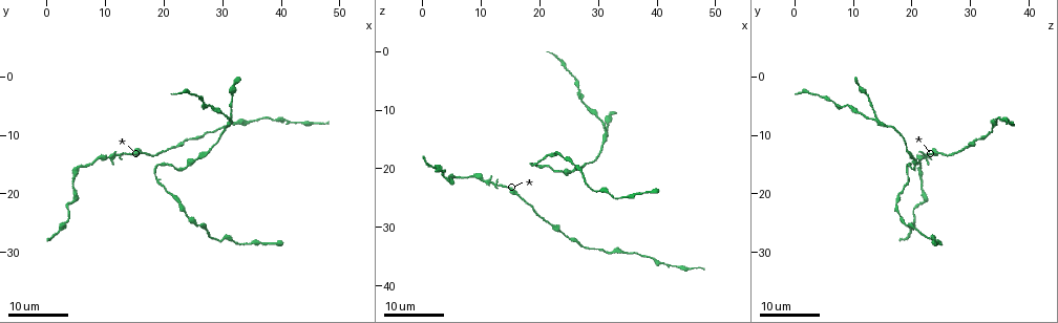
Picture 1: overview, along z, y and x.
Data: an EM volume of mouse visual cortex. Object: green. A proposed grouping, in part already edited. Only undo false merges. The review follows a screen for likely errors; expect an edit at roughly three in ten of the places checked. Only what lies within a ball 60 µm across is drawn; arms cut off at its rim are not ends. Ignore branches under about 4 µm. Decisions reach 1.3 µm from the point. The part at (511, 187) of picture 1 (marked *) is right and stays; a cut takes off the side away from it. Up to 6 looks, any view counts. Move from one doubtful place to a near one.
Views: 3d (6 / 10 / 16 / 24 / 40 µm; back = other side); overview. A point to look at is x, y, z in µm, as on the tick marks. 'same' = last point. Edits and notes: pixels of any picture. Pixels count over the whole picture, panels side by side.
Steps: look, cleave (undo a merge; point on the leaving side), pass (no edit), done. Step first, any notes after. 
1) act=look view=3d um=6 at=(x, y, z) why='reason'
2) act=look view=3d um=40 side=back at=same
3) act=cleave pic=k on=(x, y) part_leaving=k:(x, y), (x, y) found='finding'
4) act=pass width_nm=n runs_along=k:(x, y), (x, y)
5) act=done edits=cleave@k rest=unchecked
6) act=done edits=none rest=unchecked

act=look view=3d um=24 at=(12.5, 13.5, 23.0) why='four-way junction'

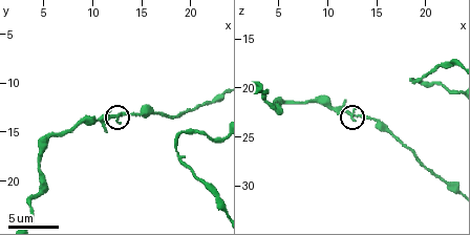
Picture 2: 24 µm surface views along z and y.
act=look view=3d um=6 at=(12.6, 13.6, 22.6)

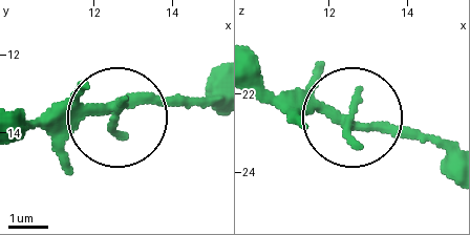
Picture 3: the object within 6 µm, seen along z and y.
act=pass arms=4 found='continuous, no second cell'

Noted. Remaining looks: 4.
act=look view=3d um=24 at=(31.5, 6.5, 13.5) why='three arms meet'

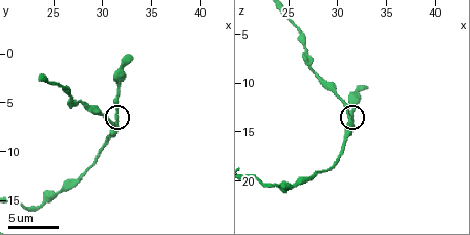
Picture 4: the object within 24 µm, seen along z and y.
act=look view=3d um=10 at=same

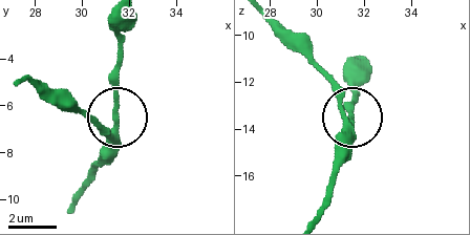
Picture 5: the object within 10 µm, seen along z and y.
act=pass side_arm_um=9 arms=3 found='continuous, no second cell'

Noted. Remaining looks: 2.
act=look view=3d um=10 at=(23.0, 15.8, 20.4) why='calibre changes'

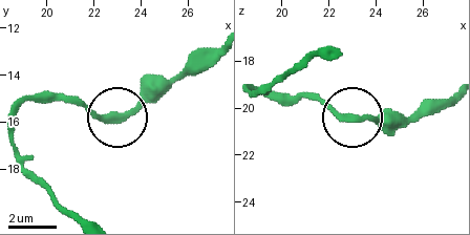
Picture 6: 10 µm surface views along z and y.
act=look view=3d um=6 at=(23.1, 15.8, 20.5) why='zoom in'

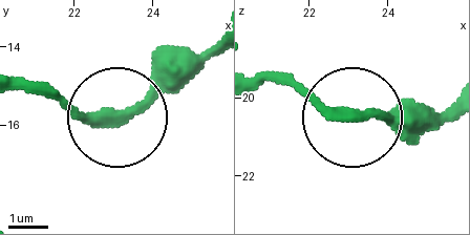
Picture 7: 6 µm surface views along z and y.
act=pass found='continuous, no second cell'

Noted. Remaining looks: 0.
act=done edits=none rest=unchecked

